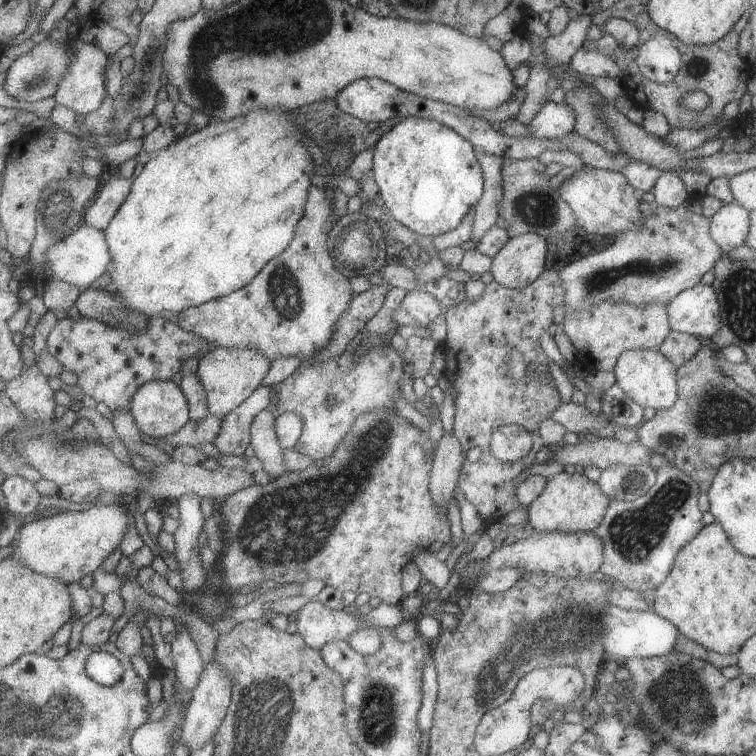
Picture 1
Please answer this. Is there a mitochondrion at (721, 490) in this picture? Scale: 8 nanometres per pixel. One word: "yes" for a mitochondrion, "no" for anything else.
no

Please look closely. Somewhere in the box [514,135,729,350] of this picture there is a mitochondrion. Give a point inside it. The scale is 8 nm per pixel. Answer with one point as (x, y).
(601, 280)

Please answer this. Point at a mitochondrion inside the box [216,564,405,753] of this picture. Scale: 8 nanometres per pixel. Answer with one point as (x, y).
(378, 708)

